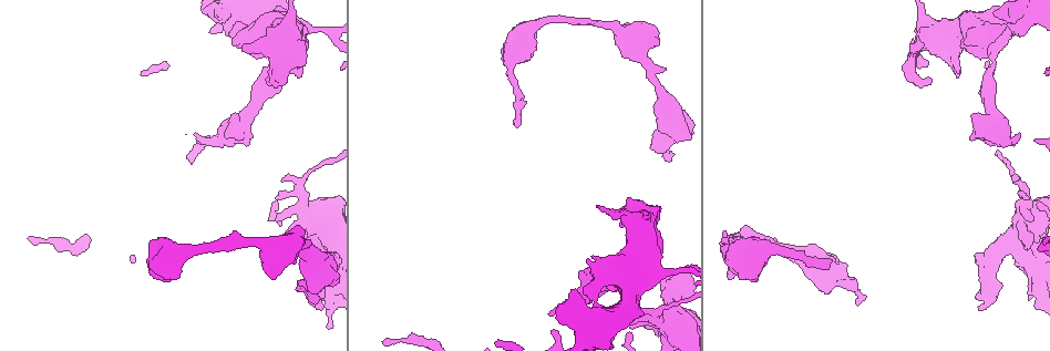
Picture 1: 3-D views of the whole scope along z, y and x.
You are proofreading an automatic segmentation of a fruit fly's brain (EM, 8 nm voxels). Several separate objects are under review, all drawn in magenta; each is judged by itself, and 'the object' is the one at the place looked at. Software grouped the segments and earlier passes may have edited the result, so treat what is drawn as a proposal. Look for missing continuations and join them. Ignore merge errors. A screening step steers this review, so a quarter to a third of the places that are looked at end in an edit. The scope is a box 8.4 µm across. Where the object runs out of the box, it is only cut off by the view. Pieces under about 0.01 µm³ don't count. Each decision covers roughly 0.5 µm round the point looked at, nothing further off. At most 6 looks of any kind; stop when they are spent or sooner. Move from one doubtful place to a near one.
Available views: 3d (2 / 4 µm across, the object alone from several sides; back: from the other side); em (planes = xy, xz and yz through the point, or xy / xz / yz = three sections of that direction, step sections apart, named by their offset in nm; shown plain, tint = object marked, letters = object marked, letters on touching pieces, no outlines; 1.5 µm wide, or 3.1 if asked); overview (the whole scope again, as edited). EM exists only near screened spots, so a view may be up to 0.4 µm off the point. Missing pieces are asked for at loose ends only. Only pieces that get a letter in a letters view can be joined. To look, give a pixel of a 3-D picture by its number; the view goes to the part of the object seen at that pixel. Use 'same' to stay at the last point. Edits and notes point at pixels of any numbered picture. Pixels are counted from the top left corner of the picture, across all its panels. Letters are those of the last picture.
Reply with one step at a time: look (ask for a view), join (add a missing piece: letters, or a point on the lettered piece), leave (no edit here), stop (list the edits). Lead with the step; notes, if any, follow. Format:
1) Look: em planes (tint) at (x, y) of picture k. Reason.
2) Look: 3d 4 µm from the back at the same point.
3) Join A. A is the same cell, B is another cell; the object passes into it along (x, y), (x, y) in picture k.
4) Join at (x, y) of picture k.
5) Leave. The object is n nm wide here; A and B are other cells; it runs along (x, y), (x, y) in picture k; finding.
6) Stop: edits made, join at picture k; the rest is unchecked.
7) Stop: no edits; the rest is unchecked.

Look: em xy step 8 (tint) at (1028, 245) of picture 1. An open end.

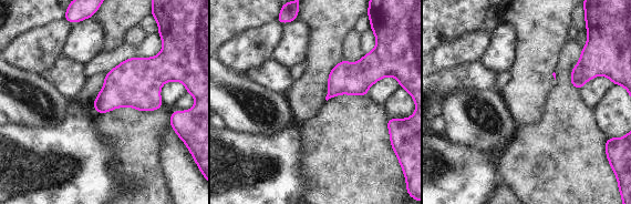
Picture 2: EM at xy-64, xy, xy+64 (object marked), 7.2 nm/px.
Look: em planes (letters) at the same point. Cut it another way.

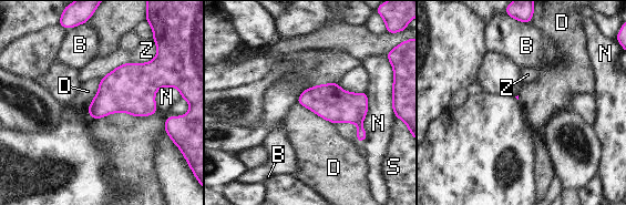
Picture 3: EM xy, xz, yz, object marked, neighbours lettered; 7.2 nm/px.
Leave. B, D, N, S and Z are other cells; a border runs along (101, 79), (88, 109), (89, 116) in picture 3; none of them fits.

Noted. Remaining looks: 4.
Look: 3d 2 µm at (320, 308) of picture 1. Thick end.

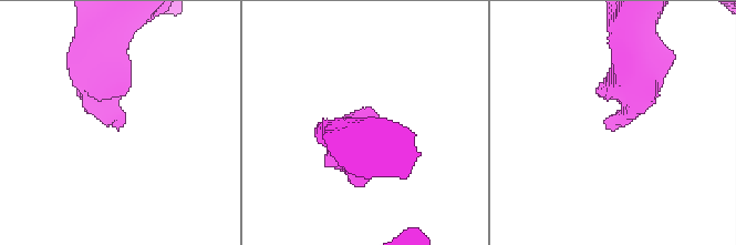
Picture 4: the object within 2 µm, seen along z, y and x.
Look: em yz step 8 (letters) at (359, 116) of picture 4.

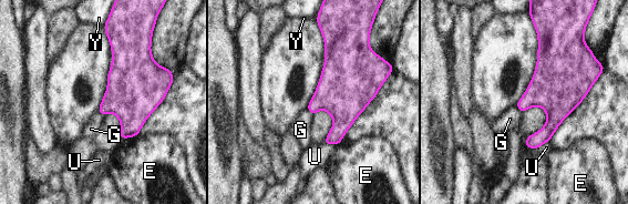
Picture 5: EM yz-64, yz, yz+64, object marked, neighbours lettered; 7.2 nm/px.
Leave. E, G, U and Y are other cells; a border runs along (515, 106), (521, 113) in picture 5; no lettered piece goes on from it.

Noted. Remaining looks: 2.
Look: em planes (letters) at (857, 304) of picture 1. Branch stops here.

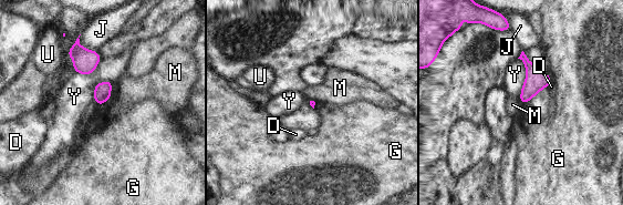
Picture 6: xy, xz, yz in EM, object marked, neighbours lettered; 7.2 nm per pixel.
Leave. D, G, J, M, U and Y are other cells; a border runs along (110, 99), (100, 105) in picture 6; no lettered piece goes on from it.

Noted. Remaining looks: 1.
Stop: no edits; the rest is unchecked.

